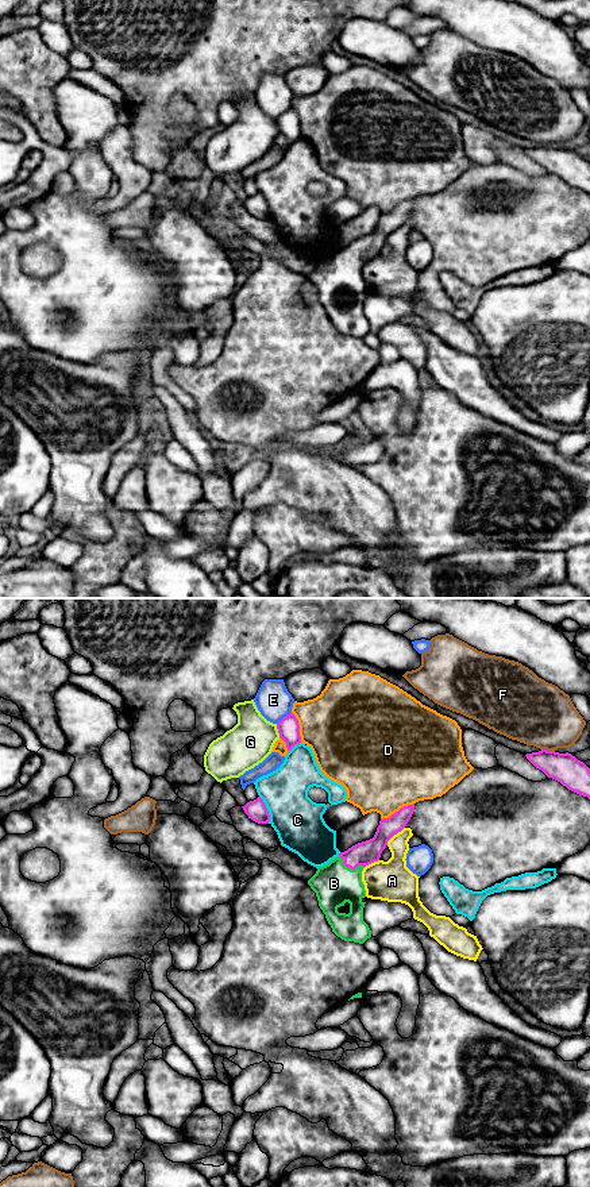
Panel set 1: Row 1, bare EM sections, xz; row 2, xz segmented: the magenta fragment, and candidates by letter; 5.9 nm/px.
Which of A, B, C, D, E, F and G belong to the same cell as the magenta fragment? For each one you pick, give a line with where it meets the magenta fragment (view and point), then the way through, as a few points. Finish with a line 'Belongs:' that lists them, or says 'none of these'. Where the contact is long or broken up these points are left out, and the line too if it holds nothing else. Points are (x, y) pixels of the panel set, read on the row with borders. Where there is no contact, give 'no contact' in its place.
B: meets magenta in xz at (350, 867); runs through xz (366, 852), (350, 867), (334, 883)
Belongs: B

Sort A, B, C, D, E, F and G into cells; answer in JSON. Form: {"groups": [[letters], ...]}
{"groups": [["A"], ["B"], ["C"], ["D"], ["E"], ["F"], ["G"]]}

